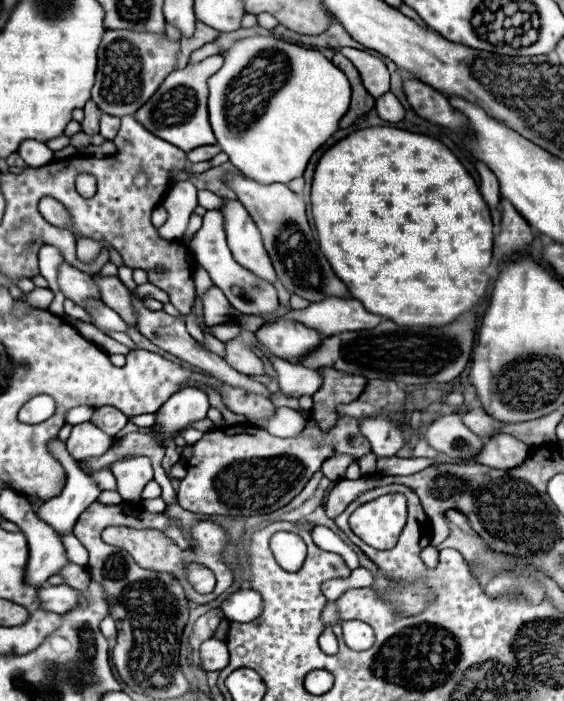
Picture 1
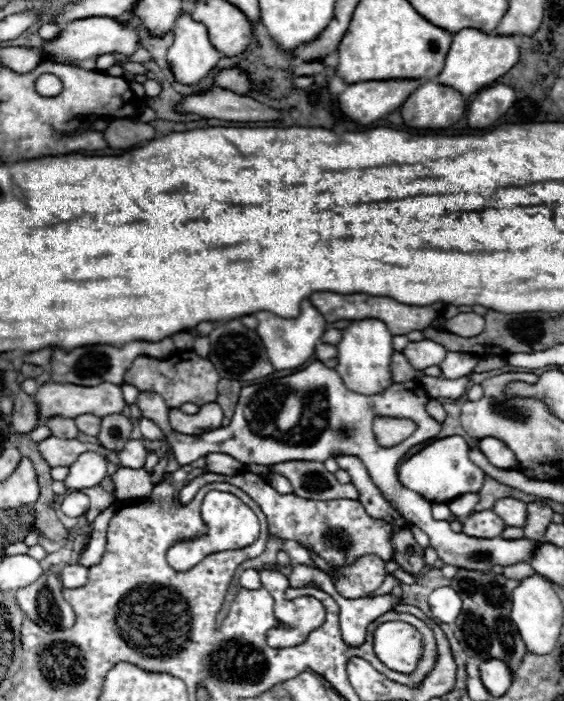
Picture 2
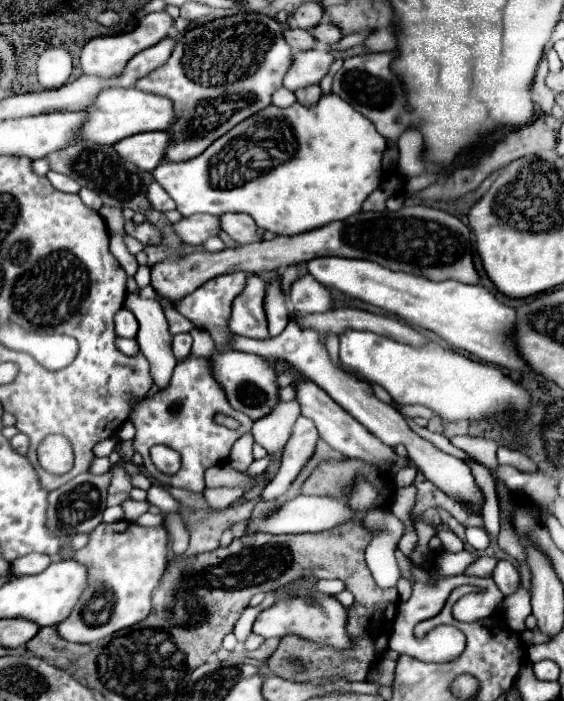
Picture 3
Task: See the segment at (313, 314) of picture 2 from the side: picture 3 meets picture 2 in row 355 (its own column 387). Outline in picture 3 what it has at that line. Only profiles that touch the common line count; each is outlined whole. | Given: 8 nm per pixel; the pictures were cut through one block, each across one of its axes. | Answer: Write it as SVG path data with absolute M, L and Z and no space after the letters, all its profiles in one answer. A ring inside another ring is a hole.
M316 258L310 260L308 272L324 286L336 288L350 298L378 306L390 314L400 316L412 326L426 328L446 340L456 350L466 350L478 360L488 364L504 366L510 370L526 370L528 366L516 354L510 332L516 322L516 312L504 304L492 290L476 284L462 284L456 280L432 282L410 272L392 272L370 260L348 260L348 258Z

